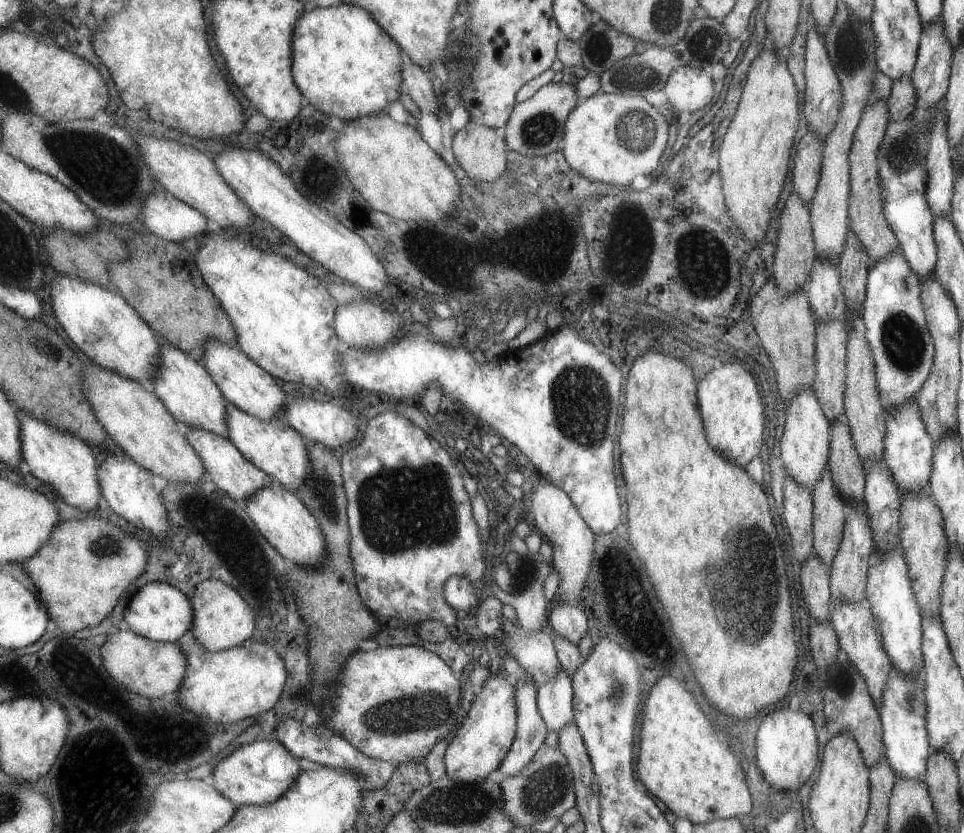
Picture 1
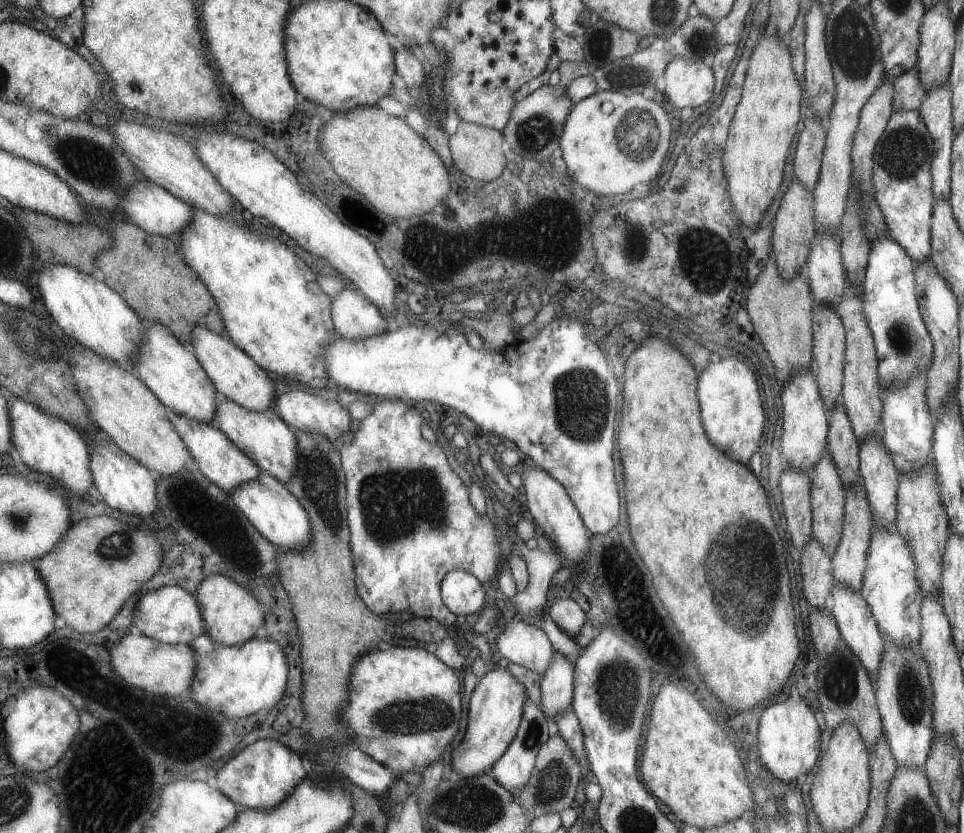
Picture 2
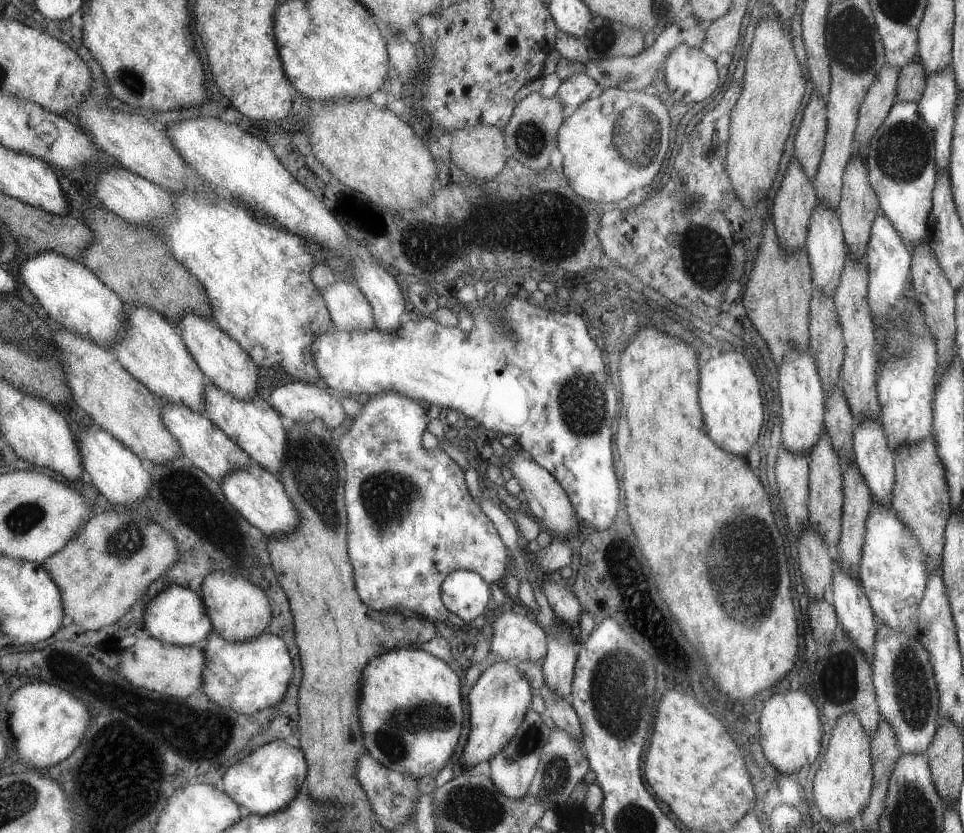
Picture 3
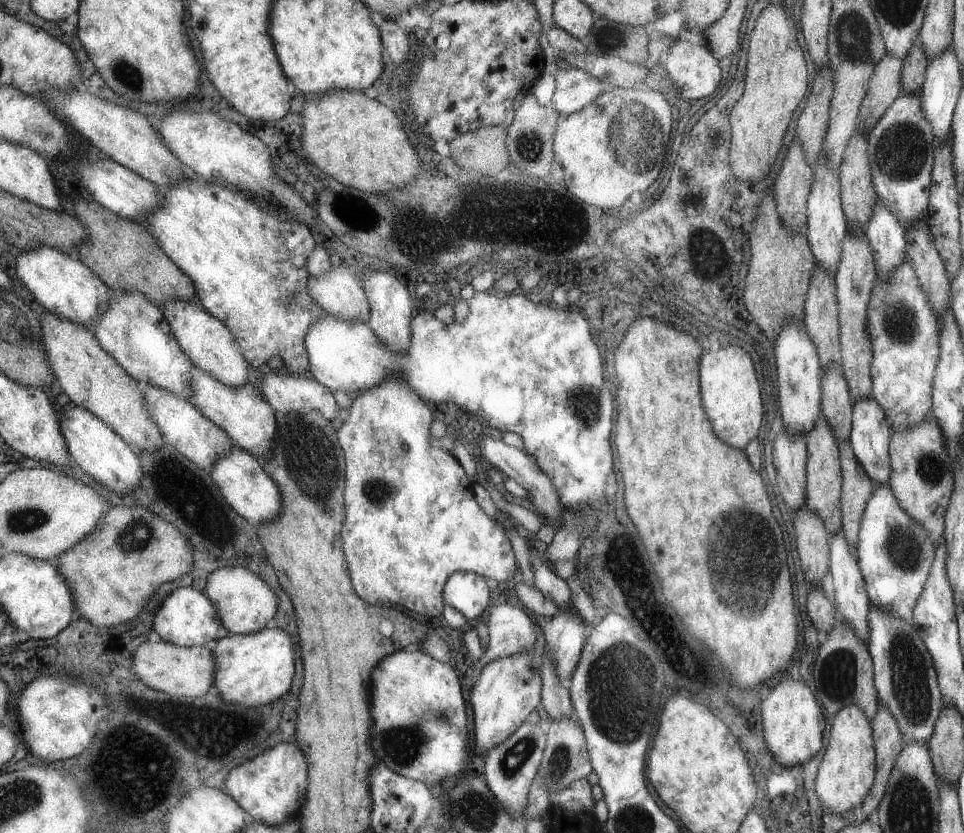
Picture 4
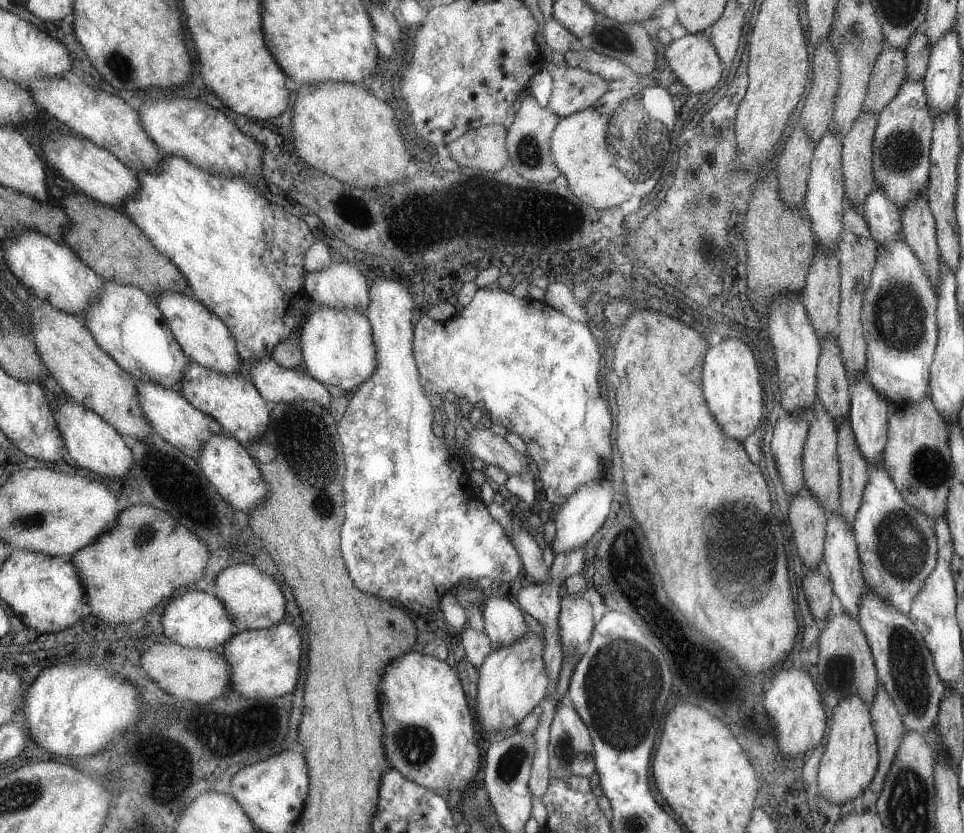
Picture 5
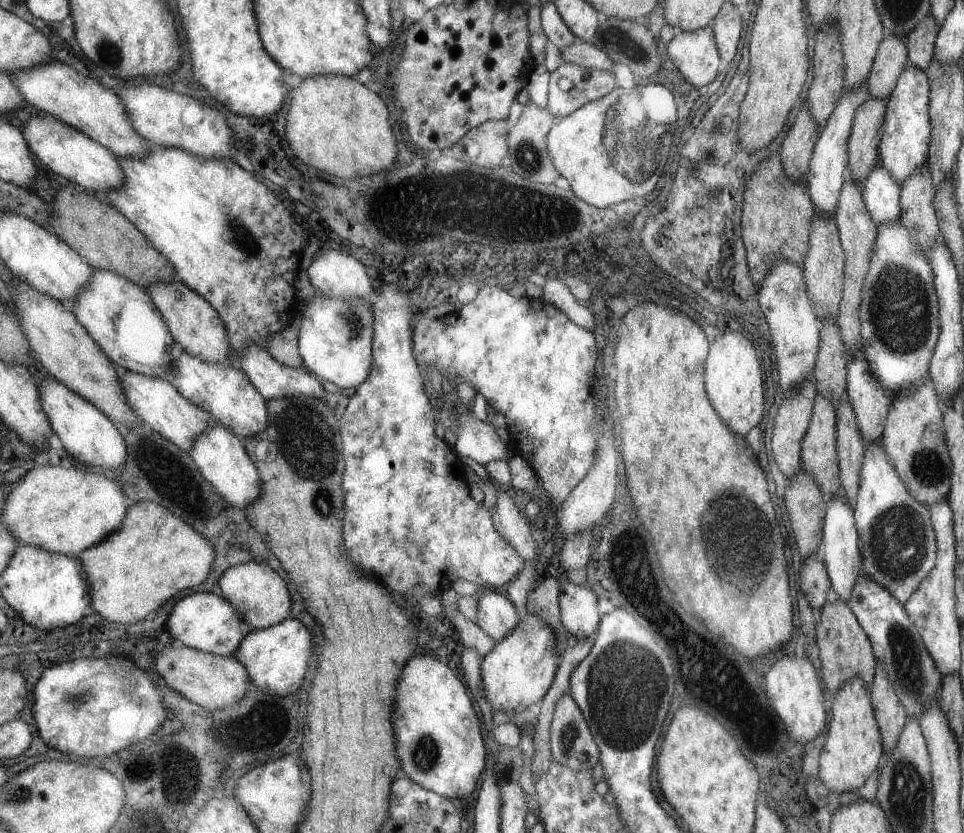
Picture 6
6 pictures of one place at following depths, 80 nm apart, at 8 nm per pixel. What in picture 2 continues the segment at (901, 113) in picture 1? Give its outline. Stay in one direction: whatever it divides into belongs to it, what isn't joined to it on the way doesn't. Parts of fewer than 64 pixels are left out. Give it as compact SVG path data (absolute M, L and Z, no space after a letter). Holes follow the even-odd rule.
M909 69L899 77L893 78L895 92L892 96L893 111L919 110L921 101L927 93L916 70Z

